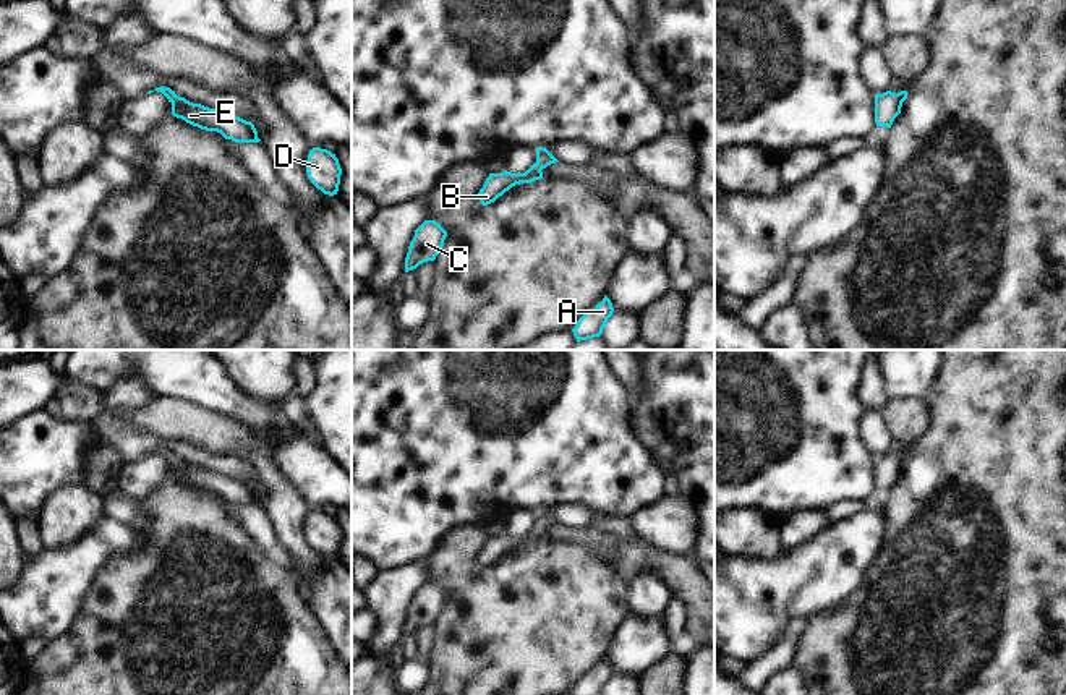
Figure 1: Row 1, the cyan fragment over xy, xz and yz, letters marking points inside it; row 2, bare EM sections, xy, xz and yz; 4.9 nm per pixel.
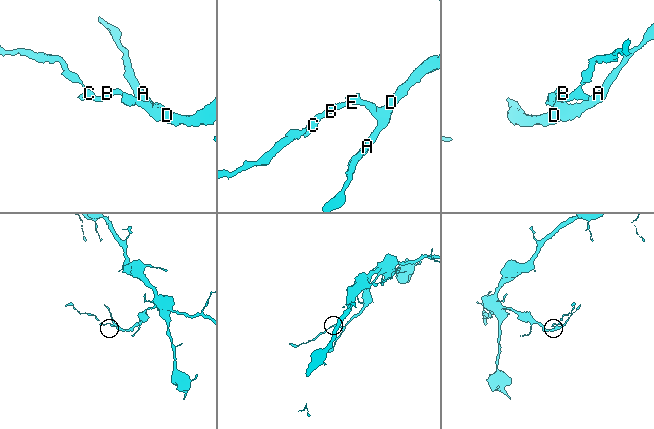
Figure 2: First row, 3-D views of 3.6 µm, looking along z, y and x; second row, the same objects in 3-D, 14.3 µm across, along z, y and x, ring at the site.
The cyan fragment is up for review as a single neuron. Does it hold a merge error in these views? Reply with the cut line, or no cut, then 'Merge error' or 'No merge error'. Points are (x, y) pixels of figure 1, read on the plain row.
No split. No merge error

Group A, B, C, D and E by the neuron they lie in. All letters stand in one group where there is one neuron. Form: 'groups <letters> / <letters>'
groups A B C D E

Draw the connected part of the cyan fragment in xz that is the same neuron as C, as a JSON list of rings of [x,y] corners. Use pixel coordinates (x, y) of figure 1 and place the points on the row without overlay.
[[[424,583],[410,604],[405,620],[405,635],[416,632],[420,627],[434,624],[444,609],[447,595],[436,583]]]

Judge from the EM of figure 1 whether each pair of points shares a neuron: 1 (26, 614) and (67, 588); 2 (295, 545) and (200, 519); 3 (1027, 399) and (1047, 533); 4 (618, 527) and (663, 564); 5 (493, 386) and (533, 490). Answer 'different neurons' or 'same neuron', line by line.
1: same neuron
2: different neurons
3: same neuron
4: different neurons
5: same neuron

